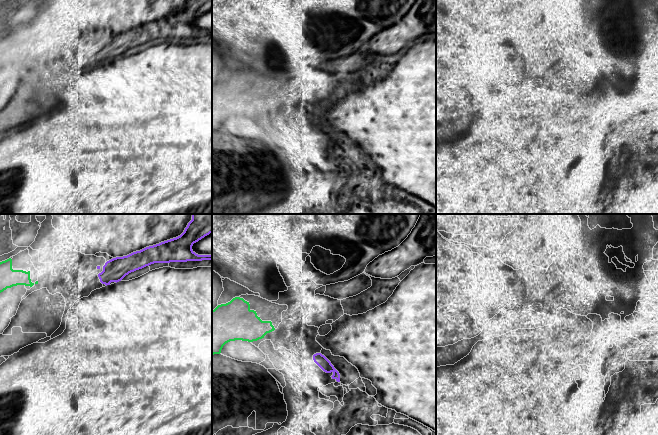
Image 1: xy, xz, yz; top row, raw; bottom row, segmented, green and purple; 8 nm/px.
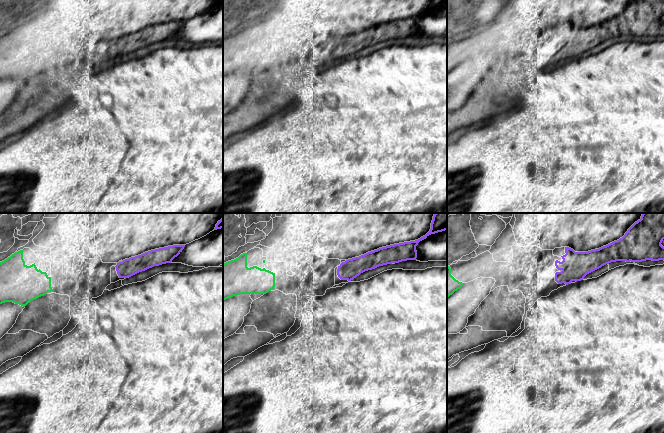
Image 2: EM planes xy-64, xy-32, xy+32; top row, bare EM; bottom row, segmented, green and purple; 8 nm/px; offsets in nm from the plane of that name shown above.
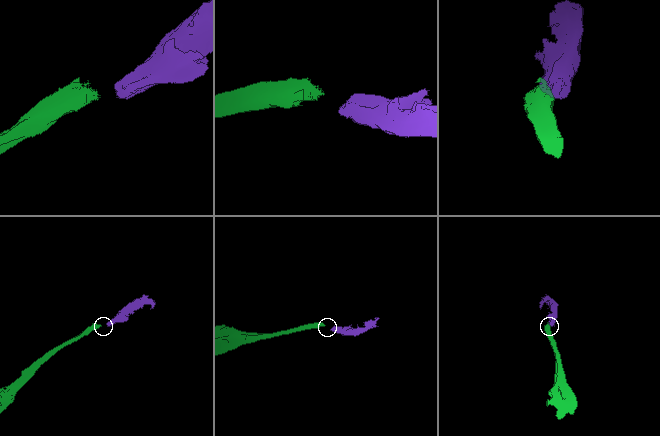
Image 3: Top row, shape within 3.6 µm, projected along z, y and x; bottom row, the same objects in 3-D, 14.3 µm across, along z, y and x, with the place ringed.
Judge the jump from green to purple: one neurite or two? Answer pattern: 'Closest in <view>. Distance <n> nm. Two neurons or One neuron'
Closest in xz. Distance 380 nm. Two neurons

